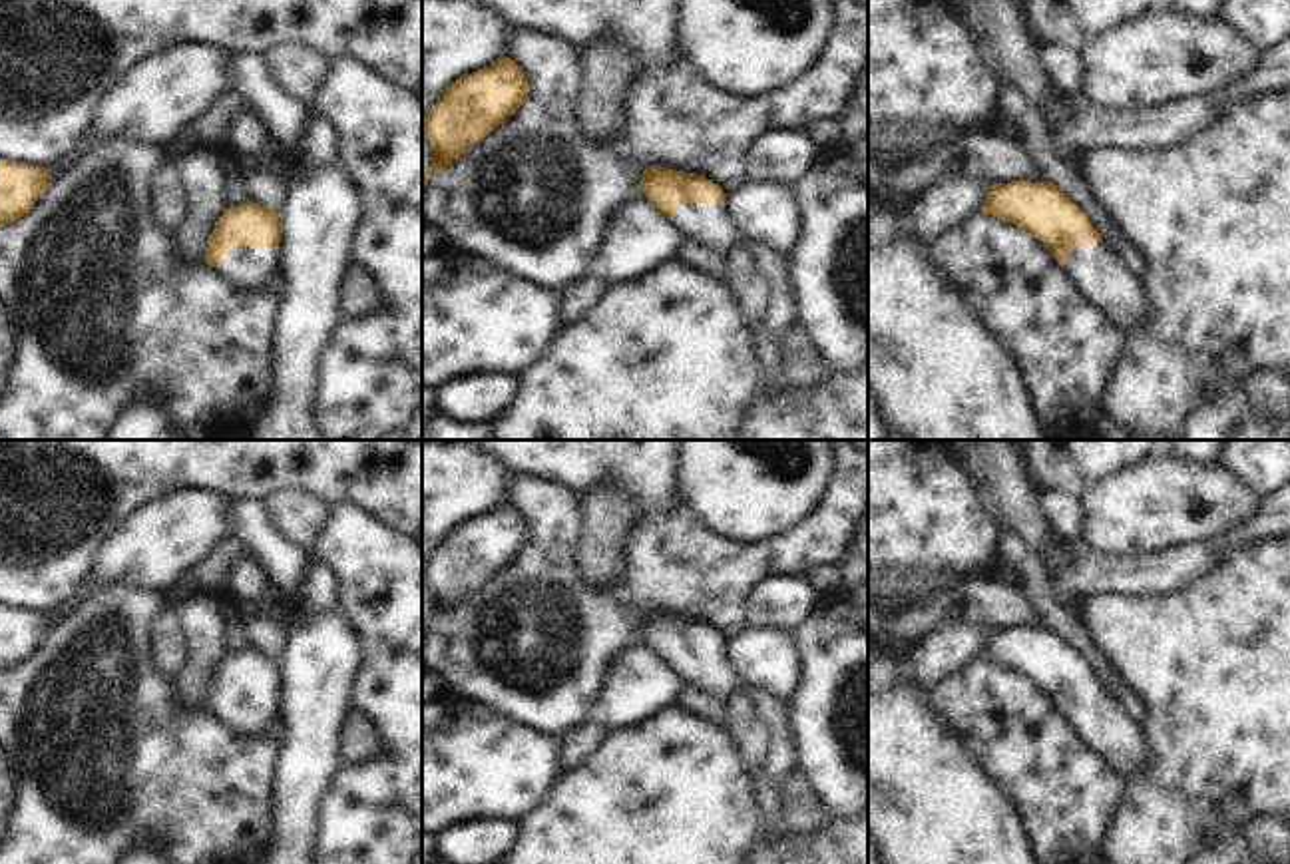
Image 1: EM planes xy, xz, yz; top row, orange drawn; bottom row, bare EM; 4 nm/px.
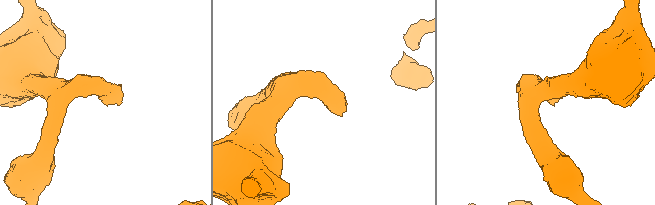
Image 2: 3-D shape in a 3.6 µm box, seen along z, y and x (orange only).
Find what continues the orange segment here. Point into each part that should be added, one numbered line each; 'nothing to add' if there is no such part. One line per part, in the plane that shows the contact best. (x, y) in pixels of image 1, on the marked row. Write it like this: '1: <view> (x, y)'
1: xy (247, 267)

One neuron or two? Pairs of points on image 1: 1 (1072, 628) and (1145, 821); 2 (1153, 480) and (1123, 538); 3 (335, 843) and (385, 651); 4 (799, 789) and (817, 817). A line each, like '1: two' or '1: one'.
1: two
2: one
3: one
4: one

